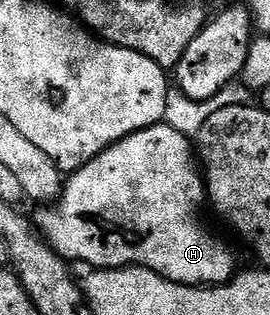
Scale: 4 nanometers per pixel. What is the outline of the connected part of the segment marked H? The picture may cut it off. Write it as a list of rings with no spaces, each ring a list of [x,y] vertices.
[[[159,123],[109,145],[87,165],[65,178],[56,203],[42,207],[36,228],[67,262],[83,261],[94,269],[150,269],[181,285],[225,285],[235,276],[234,253],[217,241],[202,222],[206,187],[191,138]]]

